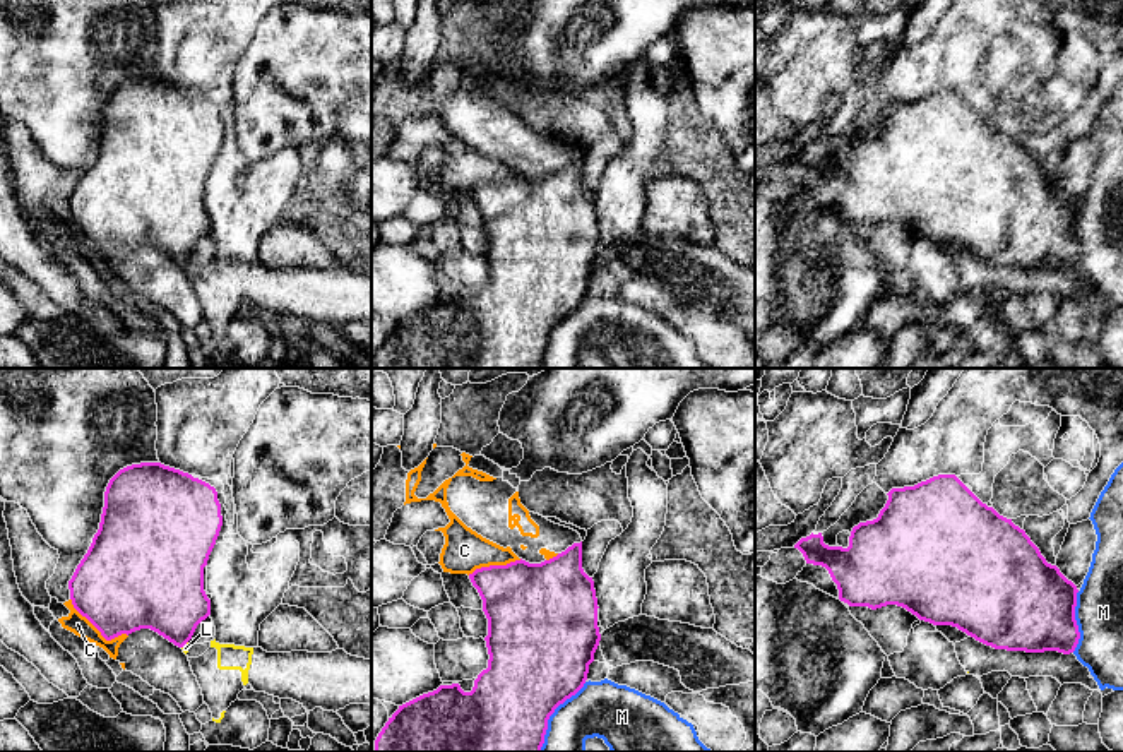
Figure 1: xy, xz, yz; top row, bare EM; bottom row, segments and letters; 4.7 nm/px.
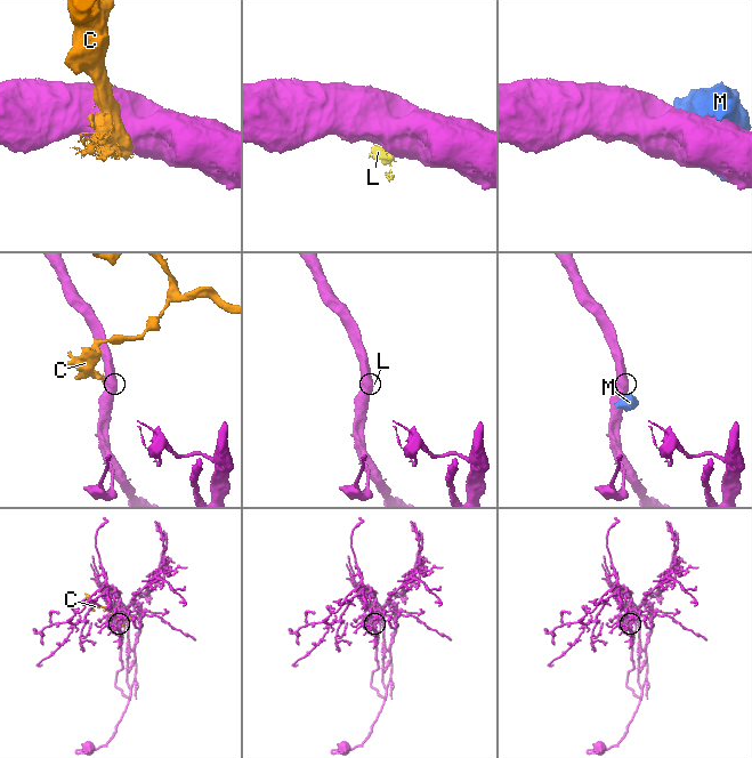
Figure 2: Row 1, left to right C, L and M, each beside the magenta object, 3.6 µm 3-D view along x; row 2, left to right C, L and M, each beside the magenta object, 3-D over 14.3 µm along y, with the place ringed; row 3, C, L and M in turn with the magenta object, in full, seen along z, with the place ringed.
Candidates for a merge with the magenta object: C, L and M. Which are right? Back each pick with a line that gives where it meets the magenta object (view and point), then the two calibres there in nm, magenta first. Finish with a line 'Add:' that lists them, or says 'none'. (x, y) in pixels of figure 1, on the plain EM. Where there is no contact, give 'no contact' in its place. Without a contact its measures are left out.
Add: none

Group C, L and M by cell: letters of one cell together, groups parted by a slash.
C L / M

